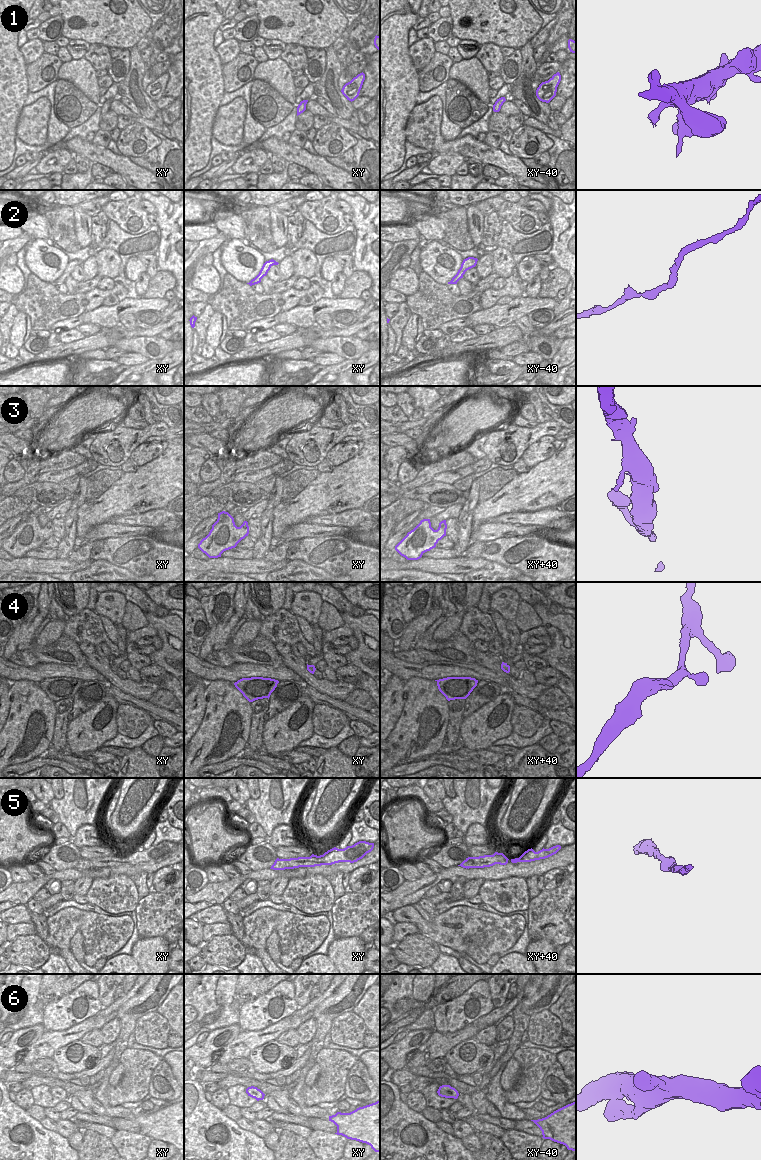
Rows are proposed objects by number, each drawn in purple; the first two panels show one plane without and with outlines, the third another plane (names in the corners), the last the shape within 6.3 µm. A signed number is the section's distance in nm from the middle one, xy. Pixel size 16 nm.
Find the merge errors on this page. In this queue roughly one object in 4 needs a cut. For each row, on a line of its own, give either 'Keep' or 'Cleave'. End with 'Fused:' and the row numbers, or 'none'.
1: Keep
2: Keep
3: Keep
4: Keep
5: Keep
6: Keep
Fused: none.

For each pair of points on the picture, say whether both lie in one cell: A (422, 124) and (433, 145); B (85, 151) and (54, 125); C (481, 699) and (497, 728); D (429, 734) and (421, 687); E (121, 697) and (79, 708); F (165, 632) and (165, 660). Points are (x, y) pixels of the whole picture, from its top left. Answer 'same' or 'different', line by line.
A: same
B: different
C: different
D: same
E: different
F: same

